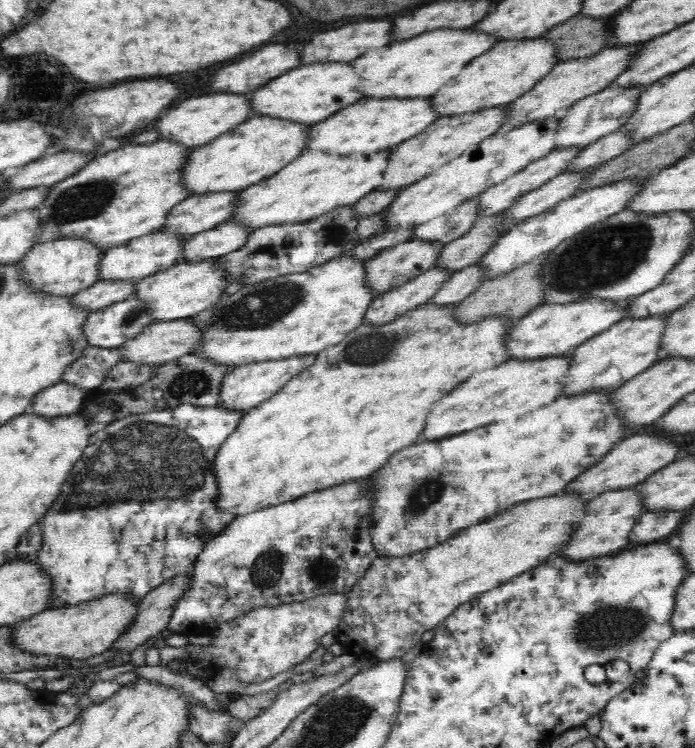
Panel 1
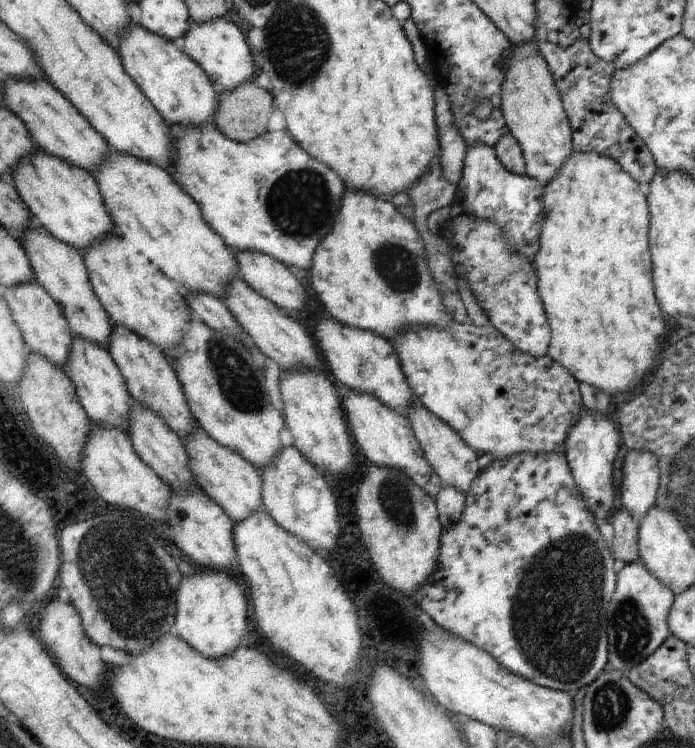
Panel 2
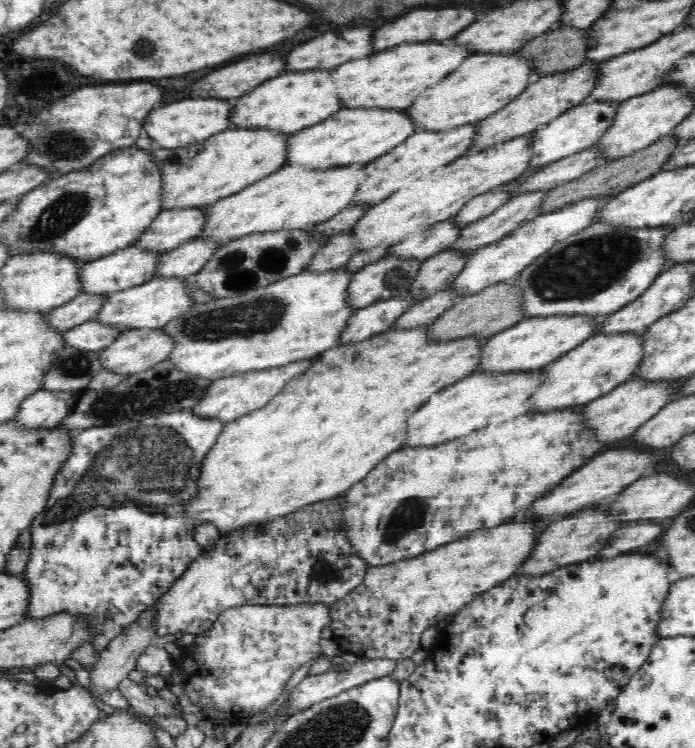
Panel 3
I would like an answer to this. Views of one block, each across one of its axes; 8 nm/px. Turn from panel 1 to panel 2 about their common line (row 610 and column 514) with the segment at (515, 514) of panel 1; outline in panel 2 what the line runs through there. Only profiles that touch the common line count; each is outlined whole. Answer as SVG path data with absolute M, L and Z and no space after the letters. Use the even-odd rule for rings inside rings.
M455 321L448 328L428 328L425 326L406 328L405 333L393 340L393 345L401 356L406 376L409 378L409 383L420 402L424 403L428 410L432 410L438 418L442 418L442 421L448 422L480 456L489 454L493 456L495 461L512 458L514 454L534 454L536 452L544 452L544 454L546 452L560 452L560 454L565 454L569 430L578 422L578 416L582 414L582 409L585 406L583 405L579 383L560 363L557 363L547 355L541 358L533 358L532 355L526 354L525 351L518 350L491 322L485 326L474 326L472 323L460 324L460 322Z

